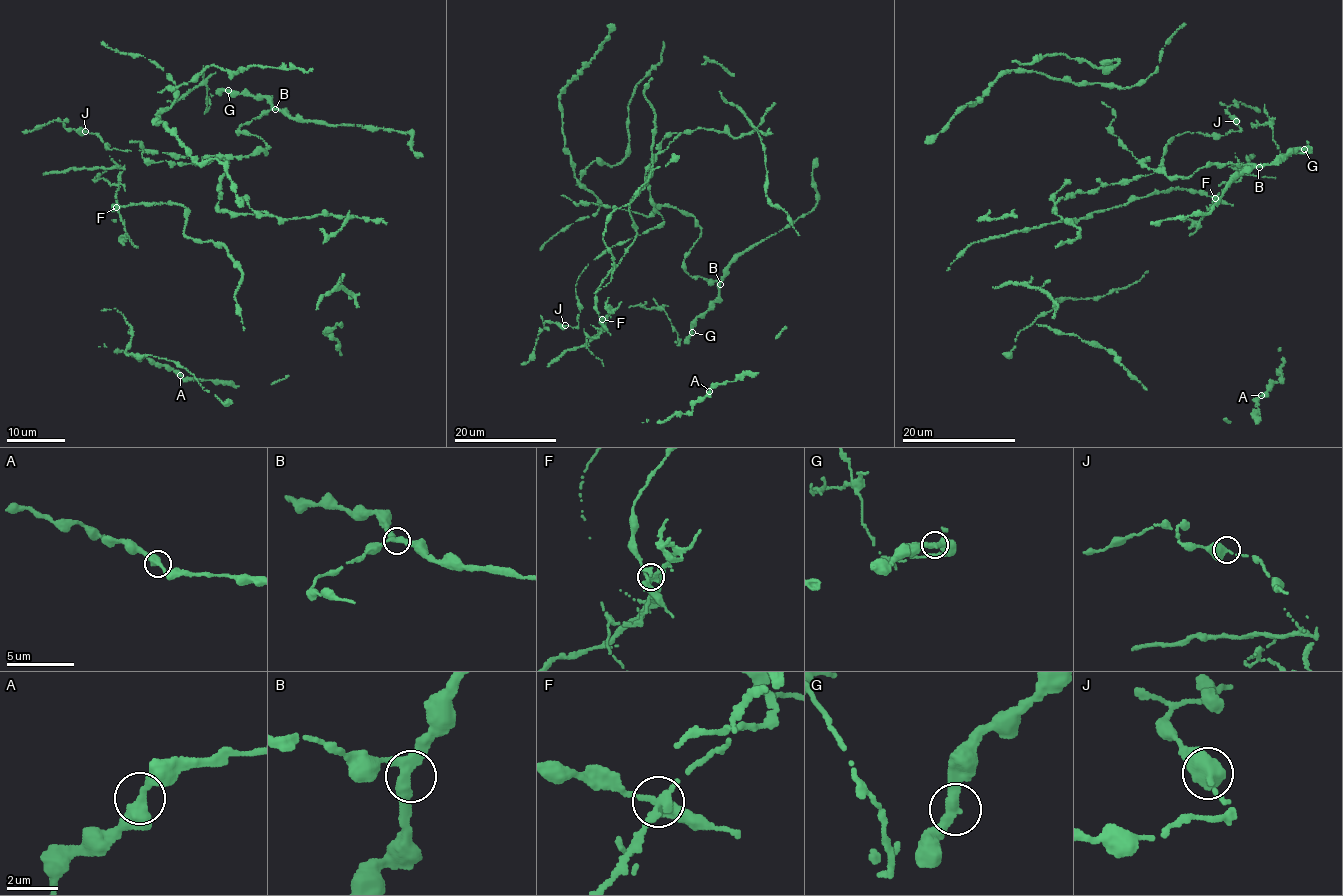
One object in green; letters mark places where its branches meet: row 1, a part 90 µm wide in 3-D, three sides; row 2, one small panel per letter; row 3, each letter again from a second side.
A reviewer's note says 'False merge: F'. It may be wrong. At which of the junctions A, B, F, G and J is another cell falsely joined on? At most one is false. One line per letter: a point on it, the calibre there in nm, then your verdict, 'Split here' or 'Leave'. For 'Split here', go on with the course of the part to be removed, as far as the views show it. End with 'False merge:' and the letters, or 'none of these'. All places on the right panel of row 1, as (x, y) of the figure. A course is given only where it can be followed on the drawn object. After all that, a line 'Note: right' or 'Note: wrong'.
A: Place: (1261, 395). Thickness 360 nm. Leave
B: Place: (1259, 167). Thickness 360 nm. Leave
F: Place: (1215, 198). Thickness 320 nm. Split here. Course of the part to remove: (1215, 198), (1230, 185), (1231, 177), (1248, 164), (1246, 156), (1254, 156)
G: Place: (1304, 149). Thickness 360 nm. Leave
J: Place: (1236, 121). Thickness 400 nm. Leave
False merge: F
Note: right

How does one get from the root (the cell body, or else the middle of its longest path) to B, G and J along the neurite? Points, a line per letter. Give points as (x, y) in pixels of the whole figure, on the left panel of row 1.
B: (197, 158), (266, 152), (269, 147), (262, 138), (238, 129), (263, 113), (275, 109)
G: (197, 158), (247, 156), (266, 152), (269, 147), (258, 136), (238, 129), (274, 108), (269, 101), (228, 90)
J: (197, 158), (173, 156), (167, 153), (111, 150), (104, 146), (99, 135), (85, 131)

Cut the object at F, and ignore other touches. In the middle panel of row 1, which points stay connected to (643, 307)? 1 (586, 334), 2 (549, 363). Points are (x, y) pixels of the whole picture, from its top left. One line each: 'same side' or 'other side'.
1: other side
2: other side

